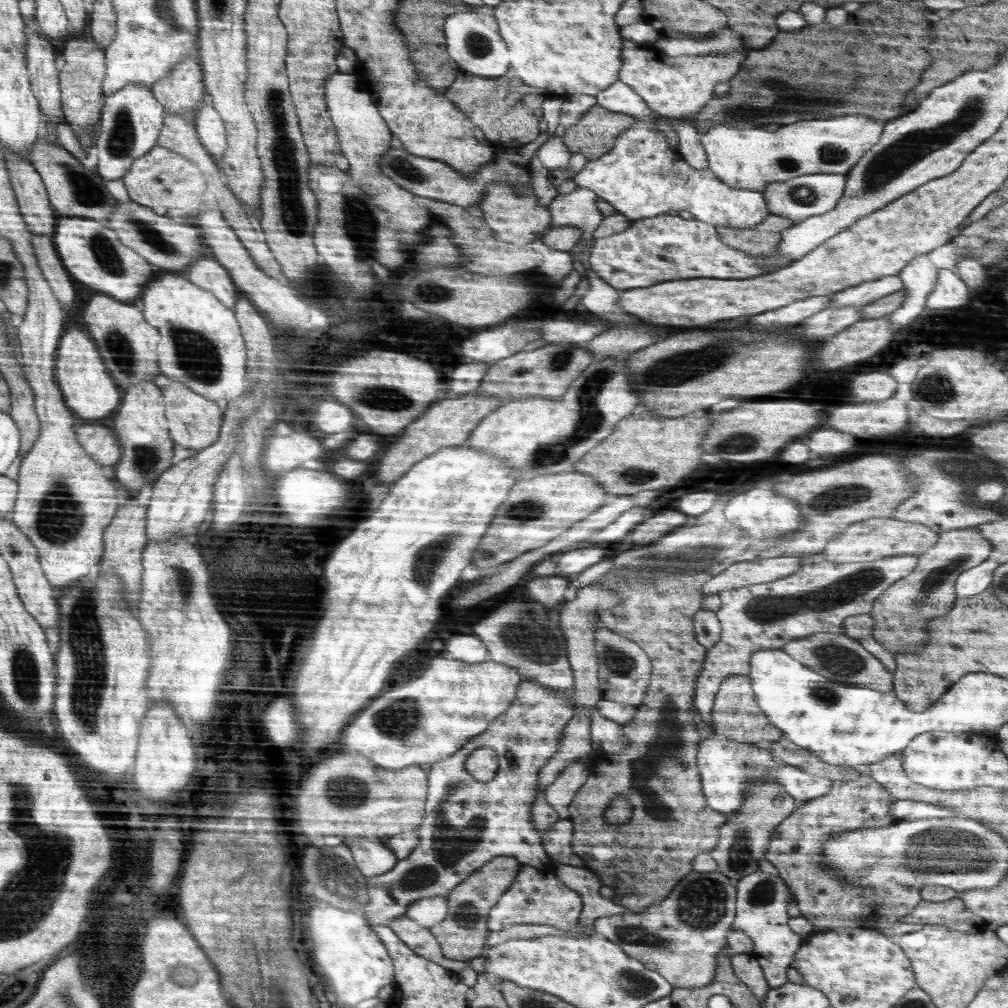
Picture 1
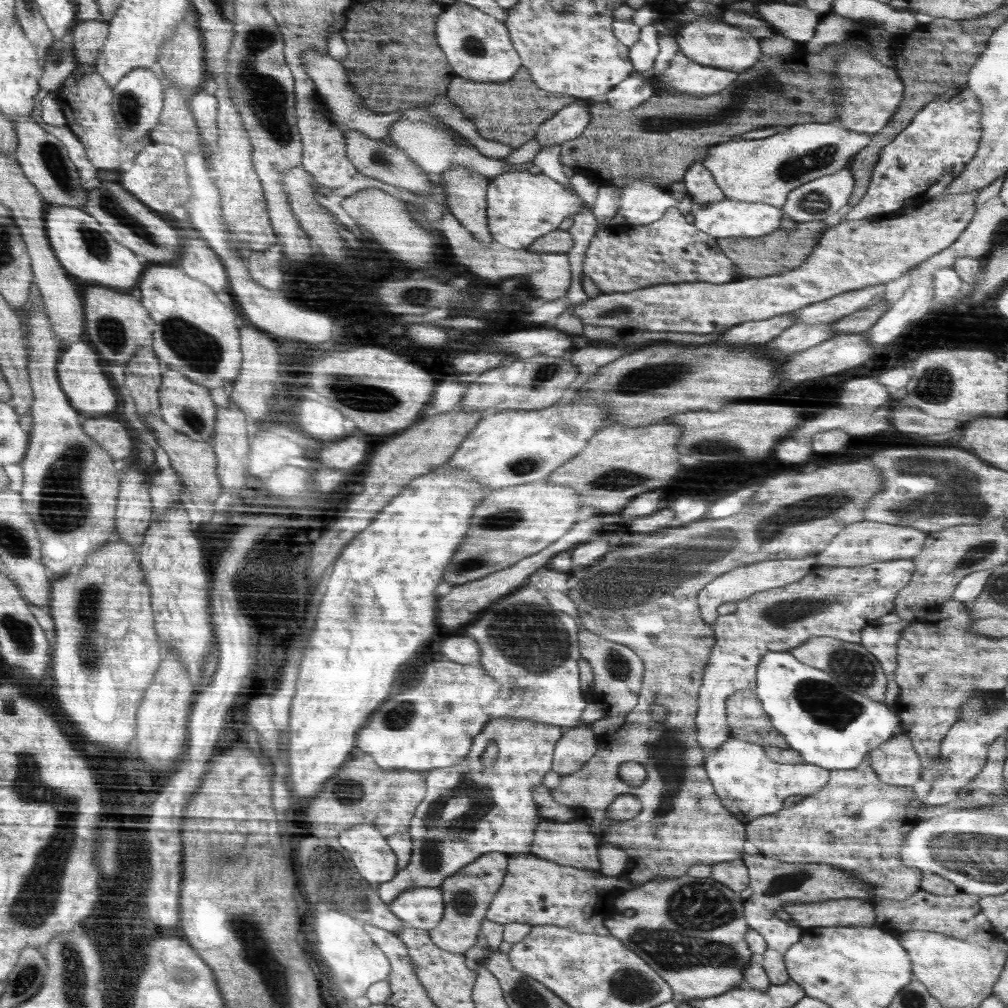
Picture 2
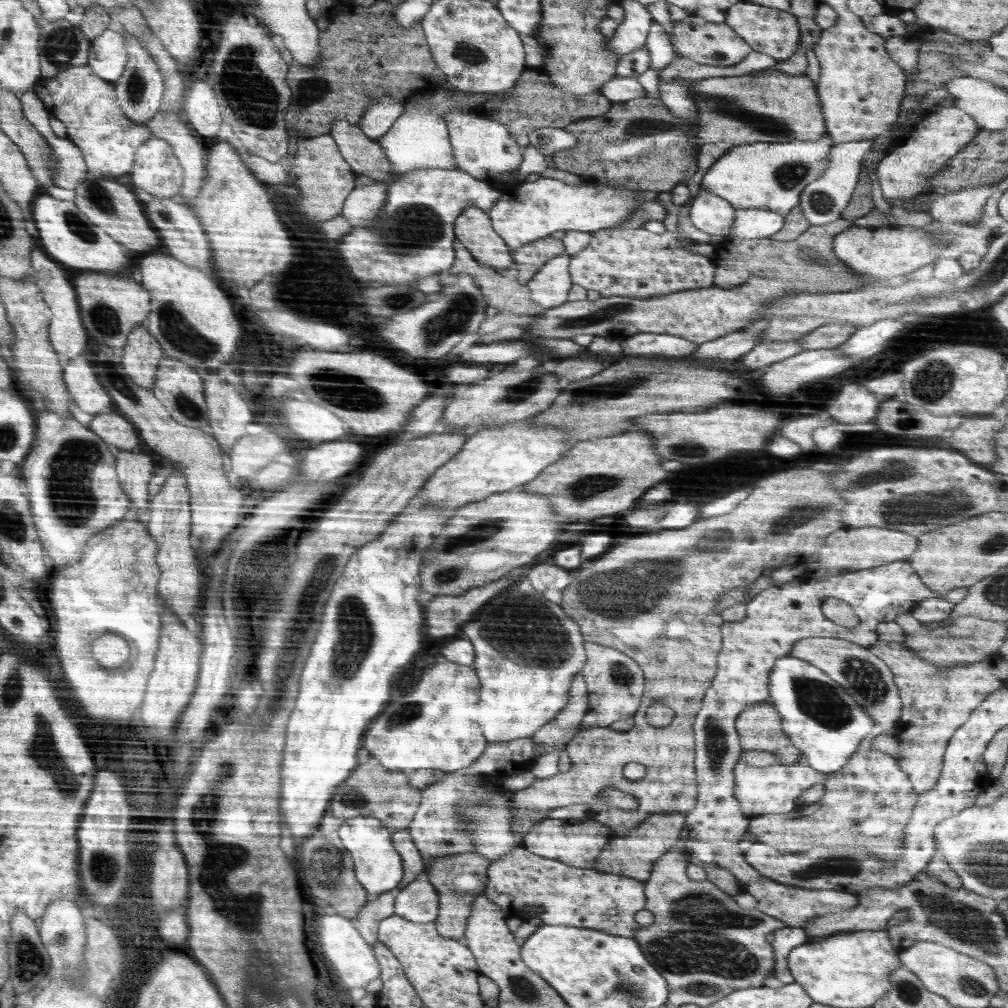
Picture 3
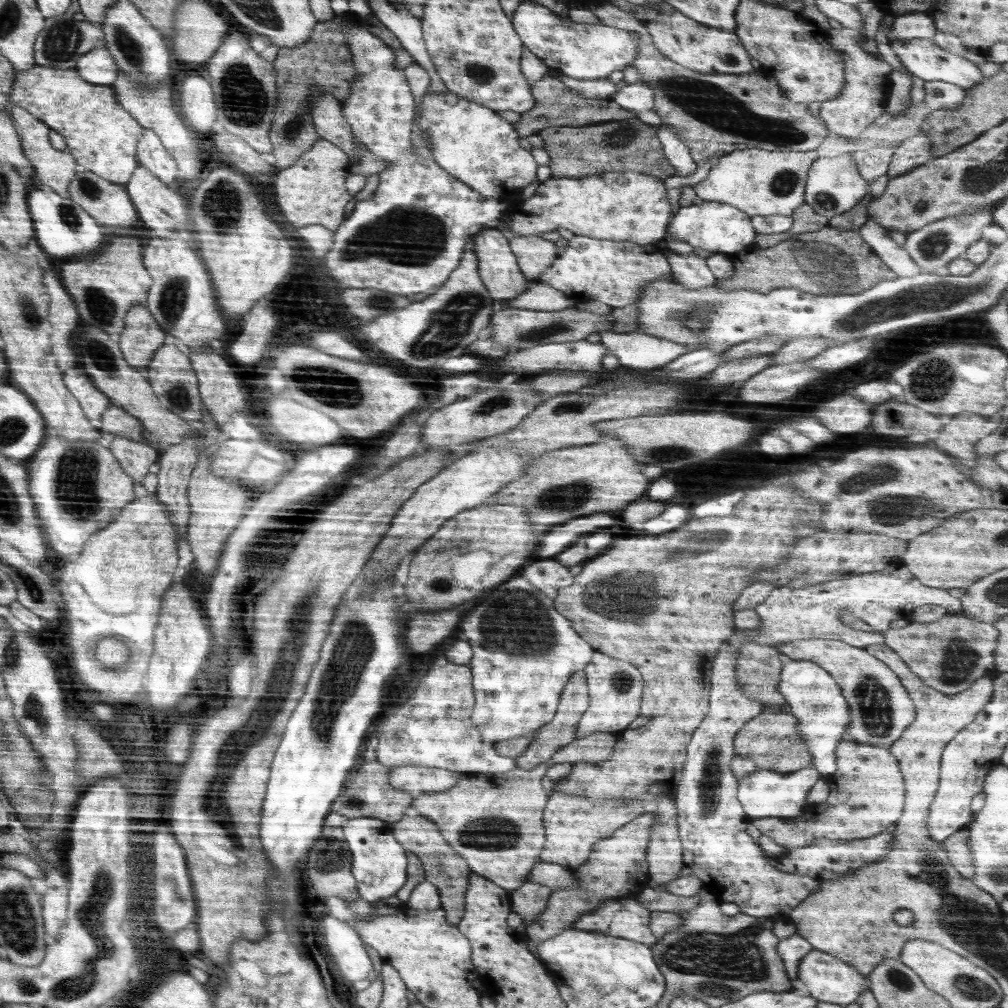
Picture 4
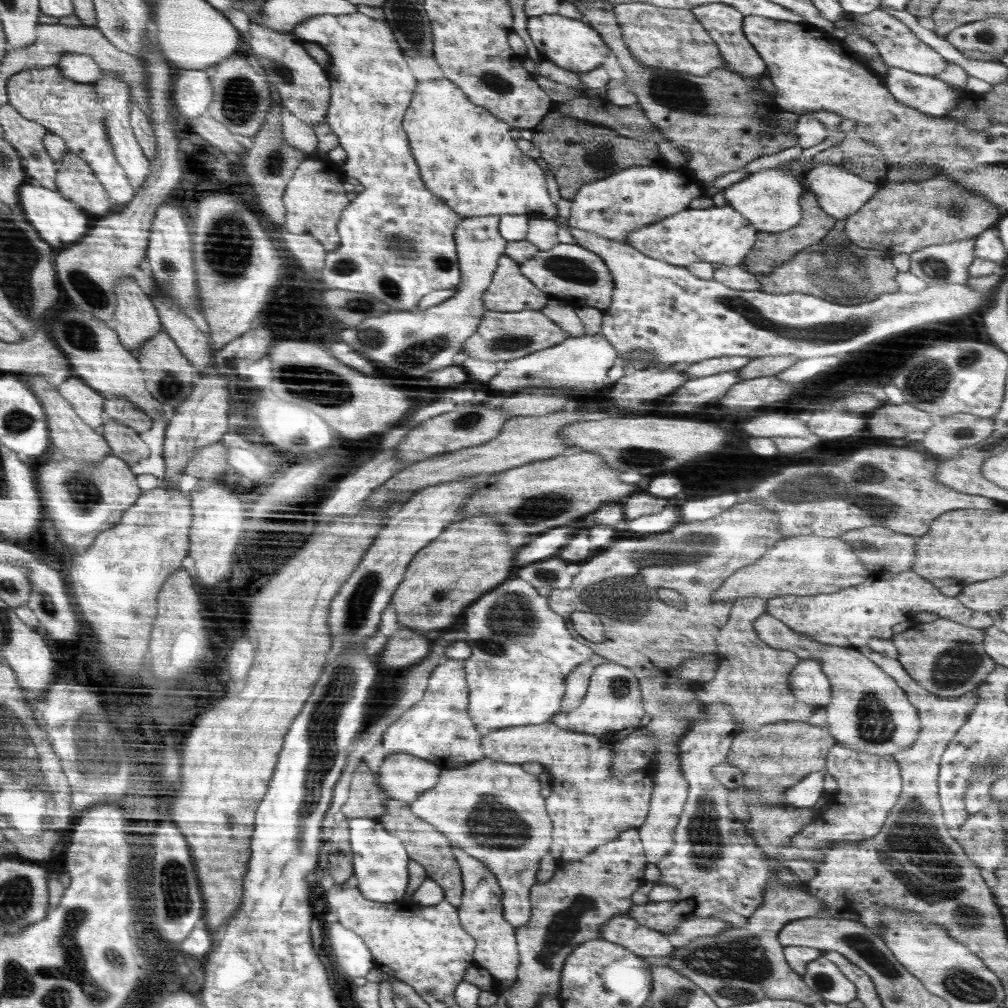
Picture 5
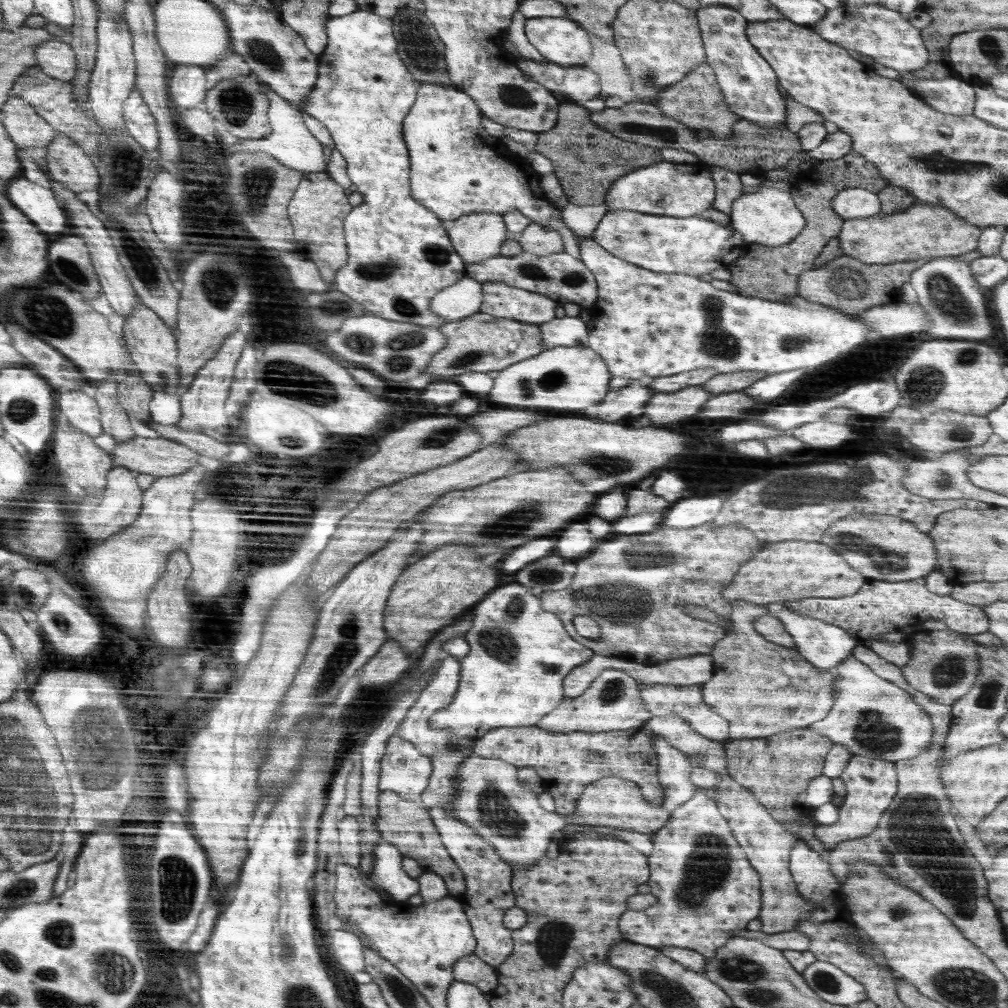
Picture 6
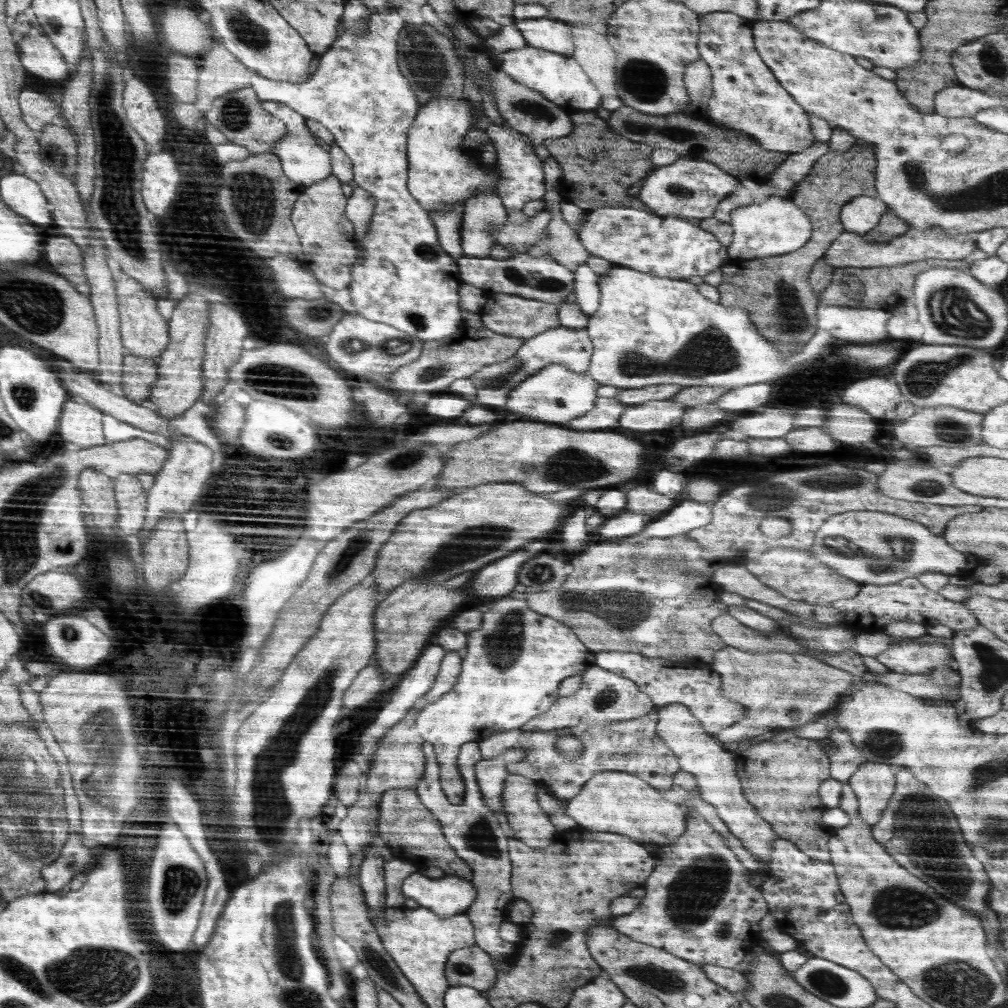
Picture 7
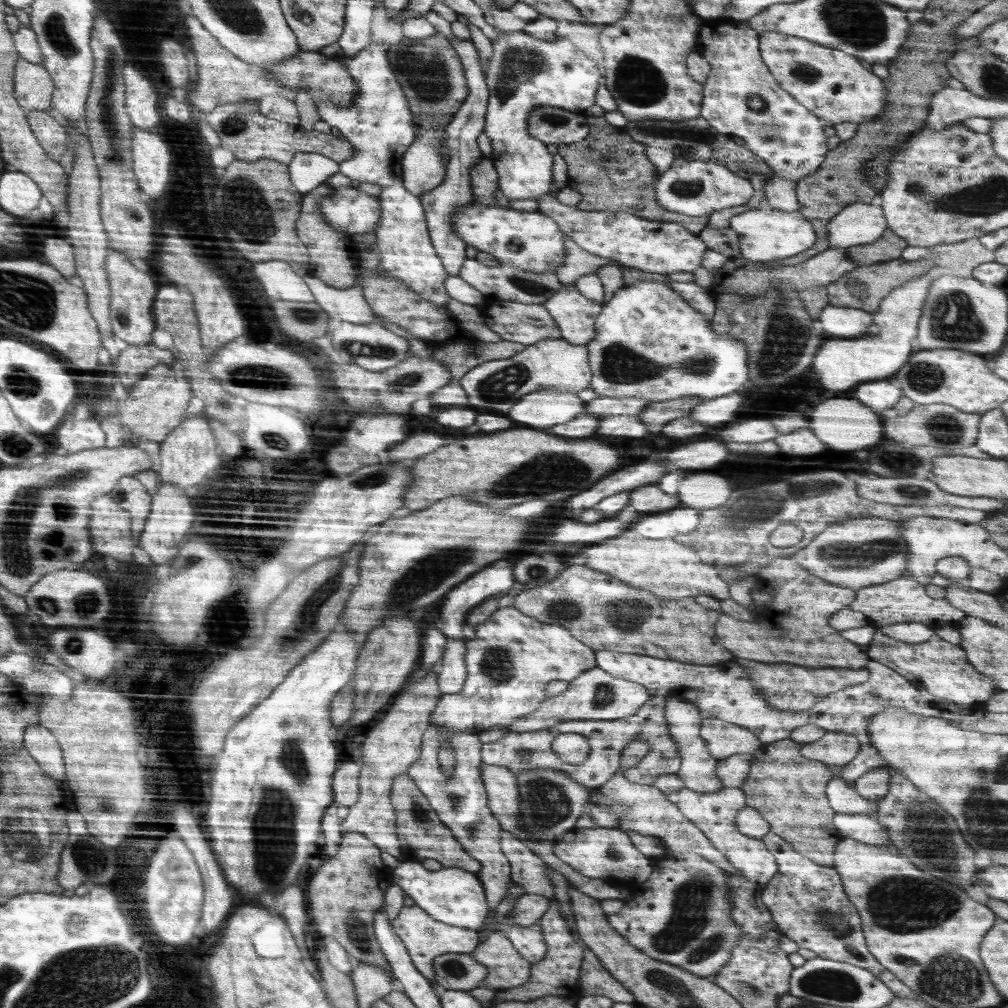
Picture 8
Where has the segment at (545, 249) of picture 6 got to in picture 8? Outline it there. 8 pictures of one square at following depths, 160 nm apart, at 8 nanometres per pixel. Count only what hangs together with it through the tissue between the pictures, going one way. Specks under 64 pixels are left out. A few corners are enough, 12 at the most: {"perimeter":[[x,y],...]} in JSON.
{"perimeter":[[566,234],[565,261],[555,270],[561,285],[575,284],[616,260],[584,250]]}

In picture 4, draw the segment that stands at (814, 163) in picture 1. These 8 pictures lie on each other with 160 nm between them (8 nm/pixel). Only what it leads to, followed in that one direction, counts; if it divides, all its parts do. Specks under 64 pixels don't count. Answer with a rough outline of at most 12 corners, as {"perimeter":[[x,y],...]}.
{"perimeter":[[816,151],[696,162],[703,201],[791,217]]}

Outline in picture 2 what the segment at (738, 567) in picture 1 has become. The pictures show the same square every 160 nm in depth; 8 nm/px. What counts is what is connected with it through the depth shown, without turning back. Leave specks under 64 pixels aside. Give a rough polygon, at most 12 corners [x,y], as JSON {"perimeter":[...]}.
{"perimeter":[[814,556],[766,560],[725,572],[697,594],[702,620],[736,601],[798,582]]}

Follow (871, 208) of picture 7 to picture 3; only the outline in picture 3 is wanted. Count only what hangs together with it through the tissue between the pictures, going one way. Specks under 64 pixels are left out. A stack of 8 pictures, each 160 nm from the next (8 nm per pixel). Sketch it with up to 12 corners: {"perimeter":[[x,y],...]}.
{"perimeter":[[871,140],[843,142],[797,205],[812,226],[840,219]]}

